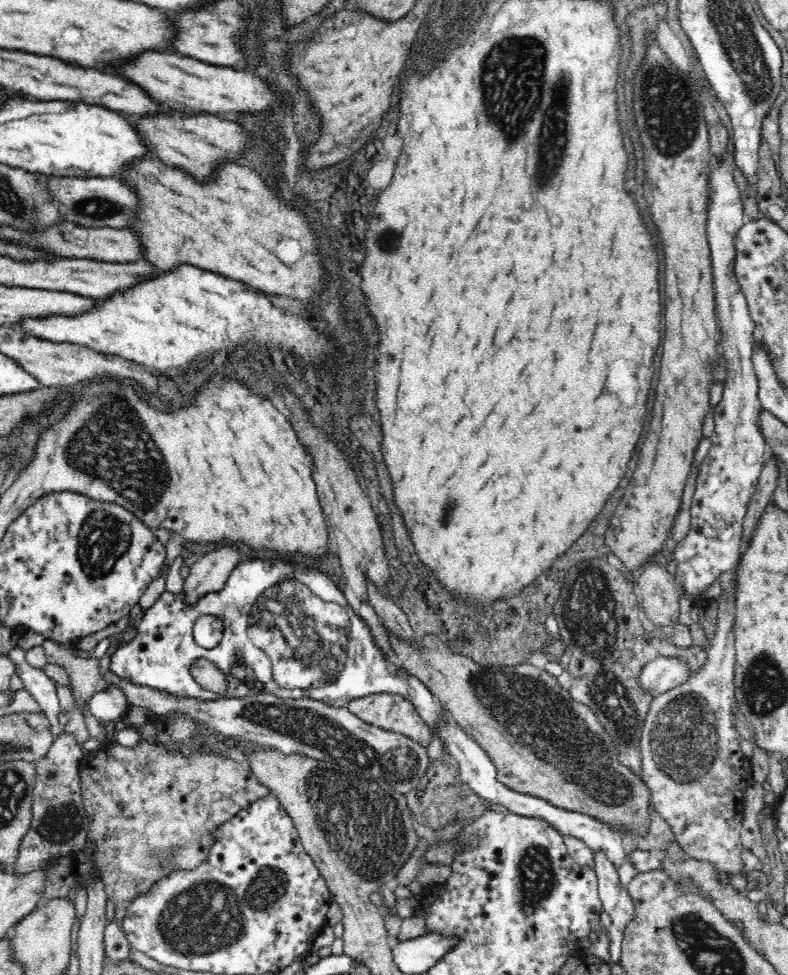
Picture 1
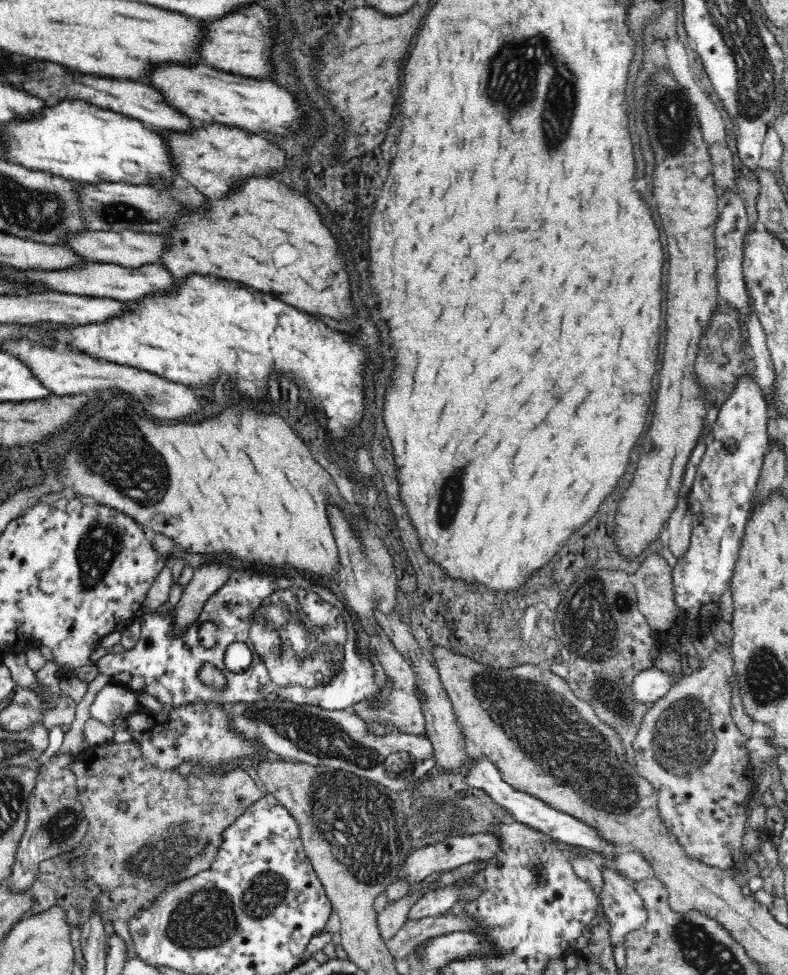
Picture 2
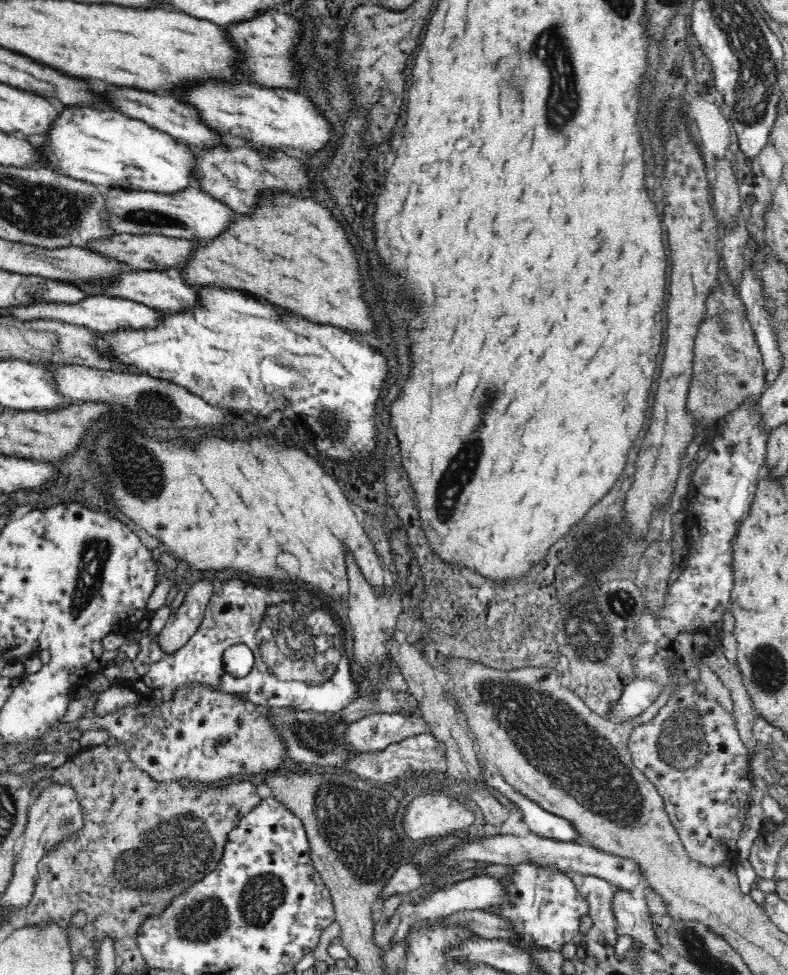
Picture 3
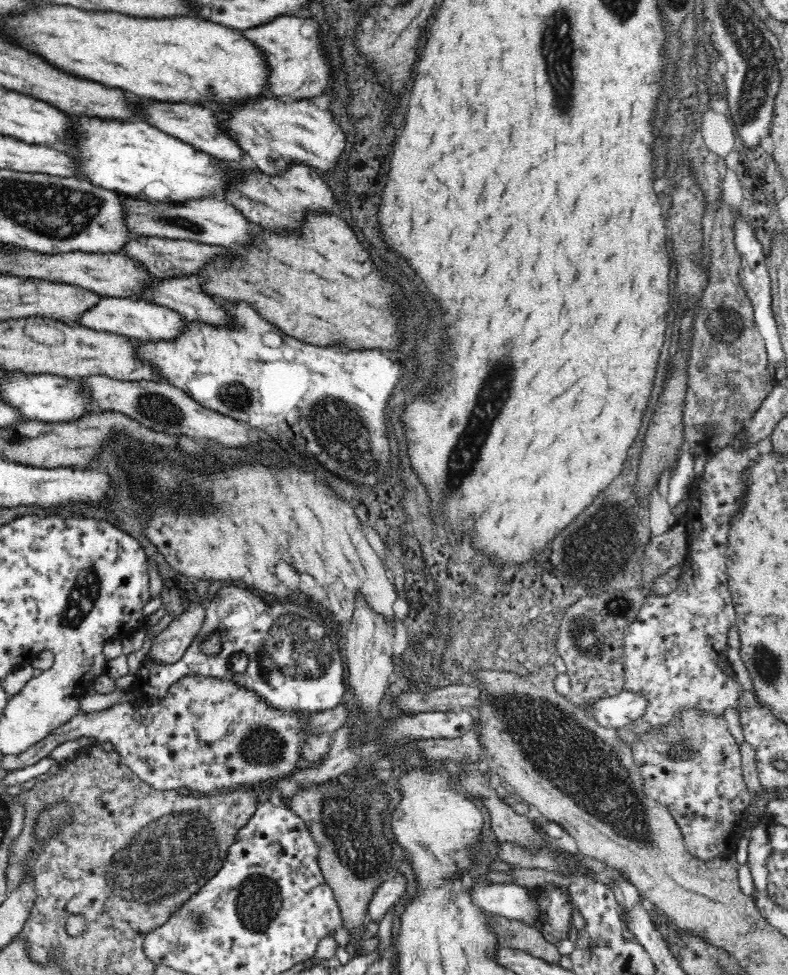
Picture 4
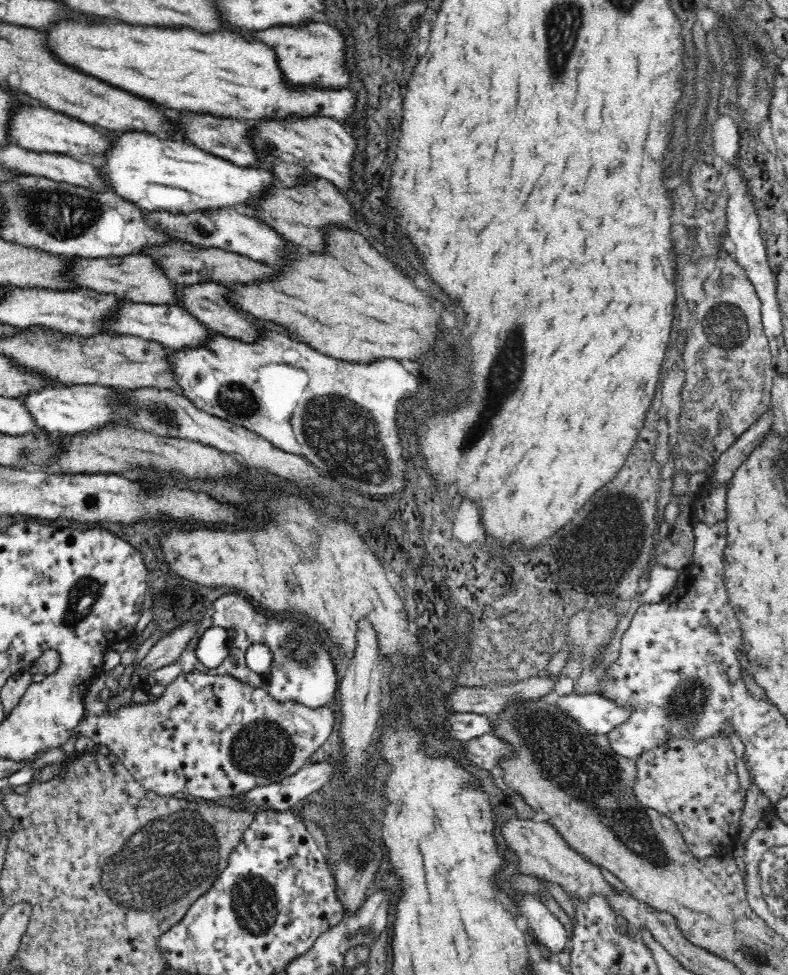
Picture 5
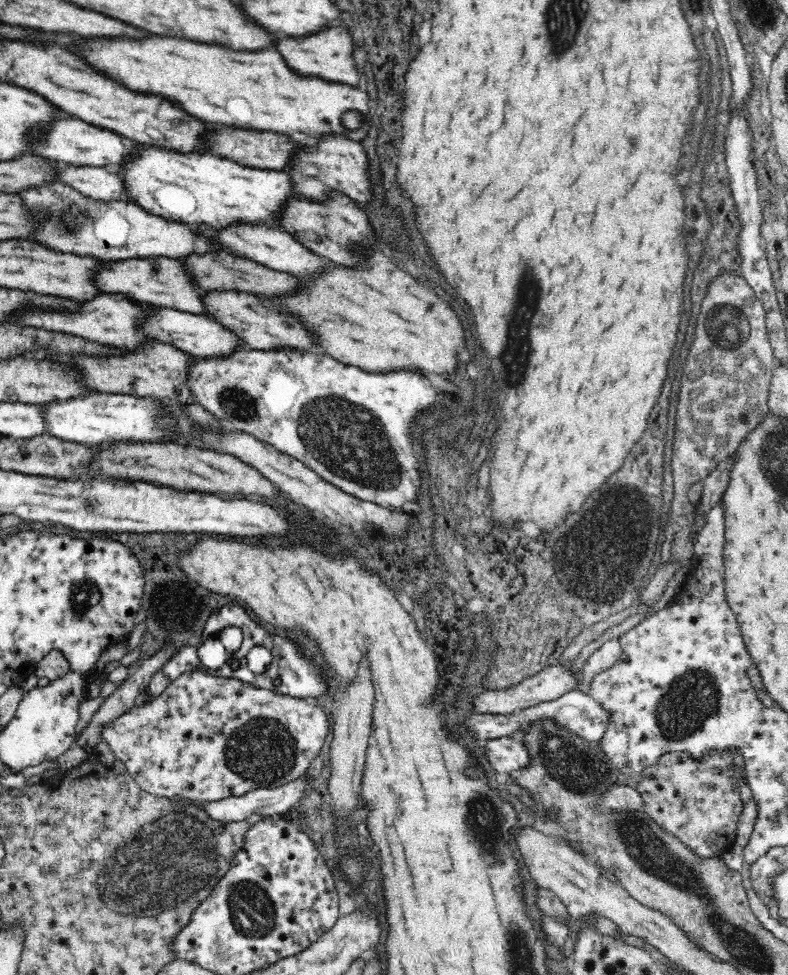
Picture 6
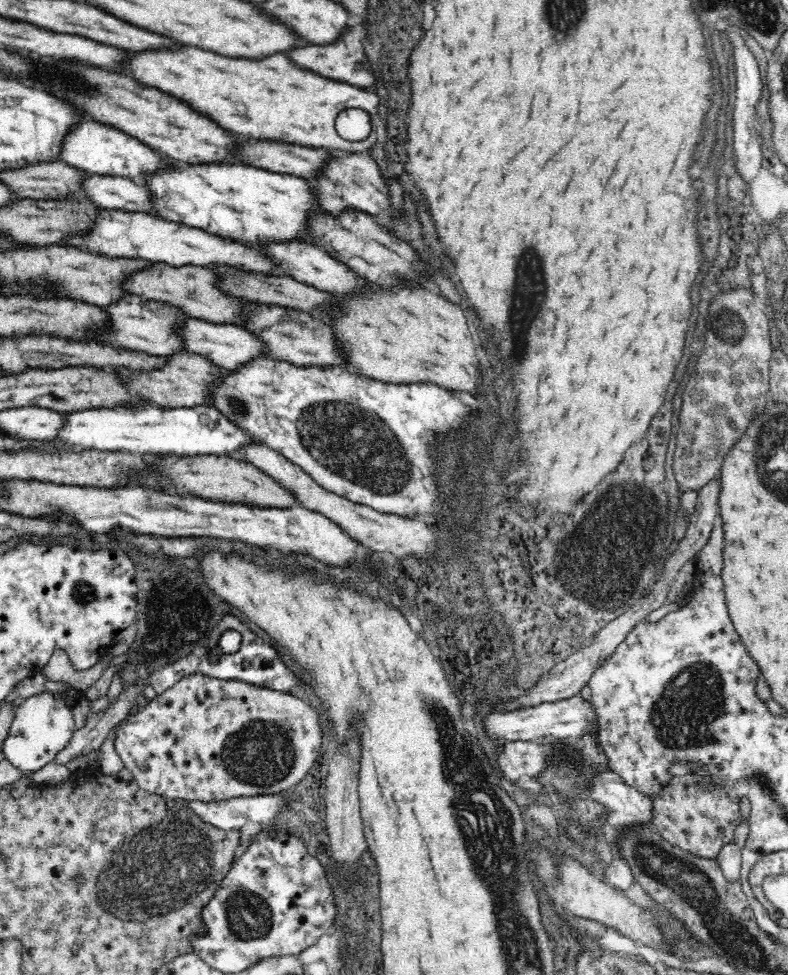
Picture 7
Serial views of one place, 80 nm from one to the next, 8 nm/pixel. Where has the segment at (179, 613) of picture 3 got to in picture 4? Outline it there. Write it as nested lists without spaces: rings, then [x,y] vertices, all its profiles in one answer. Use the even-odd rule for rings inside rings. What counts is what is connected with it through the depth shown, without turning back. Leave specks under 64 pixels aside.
[[[198,605],[188,608],[186,612],[181,614],[181,617],[178,620],[171,622],[166,630],[160,632],[160,634],[155,637],[146,654],[146,659],[150,659],[154,664],[172,664],[173,662],[180,660],[180,657],[186,652],[186,649],[192,644],[192,641],[197,637],[197,634],[201,630],[201,627],[205,622],[205,614],[205,606]]]

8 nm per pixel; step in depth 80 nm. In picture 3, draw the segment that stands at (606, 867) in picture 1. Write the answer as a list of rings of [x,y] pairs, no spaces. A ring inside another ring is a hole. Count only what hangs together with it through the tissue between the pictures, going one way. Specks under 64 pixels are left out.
[[[616,889],[613,904],[616,932],[620,936],[628,934],[642,947],[646,947],[648,951],[659,953],[661,942],[659,942],[659,938],[655,933],[647,901],[641,896],[622,891],[622,889]]]

